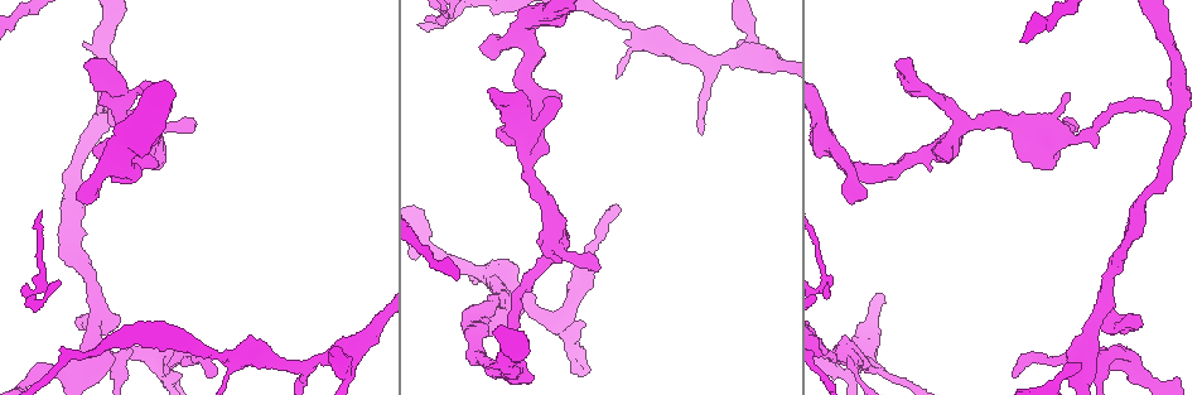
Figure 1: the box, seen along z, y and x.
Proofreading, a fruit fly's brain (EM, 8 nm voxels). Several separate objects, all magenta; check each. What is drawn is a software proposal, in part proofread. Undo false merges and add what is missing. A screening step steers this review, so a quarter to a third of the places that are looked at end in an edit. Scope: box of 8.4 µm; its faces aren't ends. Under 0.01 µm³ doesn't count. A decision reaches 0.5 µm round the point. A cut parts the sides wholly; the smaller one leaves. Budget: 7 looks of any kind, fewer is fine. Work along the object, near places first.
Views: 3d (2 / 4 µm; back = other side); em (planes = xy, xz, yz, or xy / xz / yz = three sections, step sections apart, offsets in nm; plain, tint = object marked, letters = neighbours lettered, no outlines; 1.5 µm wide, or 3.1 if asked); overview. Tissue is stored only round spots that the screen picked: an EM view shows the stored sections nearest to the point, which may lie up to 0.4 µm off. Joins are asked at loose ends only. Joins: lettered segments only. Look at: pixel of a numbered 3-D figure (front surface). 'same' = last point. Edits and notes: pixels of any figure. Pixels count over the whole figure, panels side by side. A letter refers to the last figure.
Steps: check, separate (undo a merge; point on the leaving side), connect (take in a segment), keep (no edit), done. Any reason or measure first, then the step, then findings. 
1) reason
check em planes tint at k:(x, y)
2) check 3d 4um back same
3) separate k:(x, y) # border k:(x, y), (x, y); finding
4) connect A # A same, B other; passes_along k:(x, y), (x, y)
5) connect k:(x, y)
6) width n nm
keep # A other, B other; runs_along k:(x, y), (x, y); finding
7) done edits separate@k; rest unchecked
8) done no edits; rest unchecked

three-way junction
check 3d 4um at 1:(312, 363)

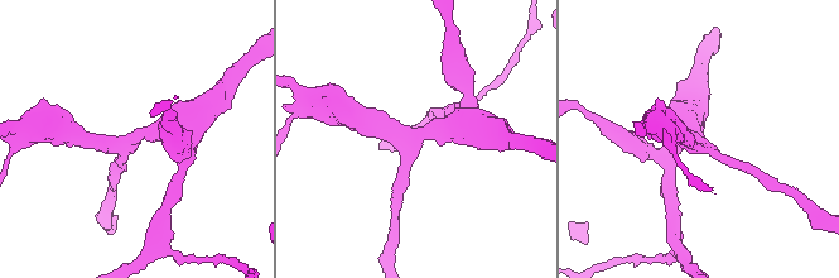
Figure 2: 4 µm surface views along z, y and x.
arms 3
check em planes letters at 2:(695, 138)

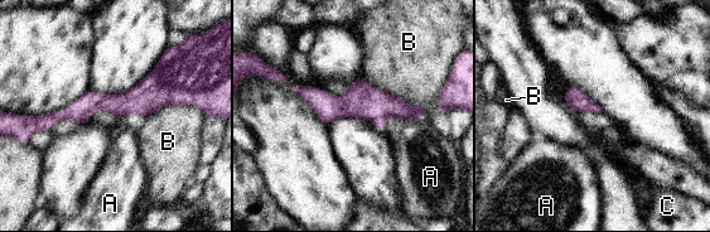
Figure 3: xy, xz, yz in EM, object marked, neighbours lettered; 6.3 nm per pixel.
keep # A other, B other, C other; runs_along 3:(186, 100), (88, 102), (37, 122); continuous, no second cell

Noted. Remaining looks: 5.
branch stops here
check em yz step 4 tint at 1:(77, 327)

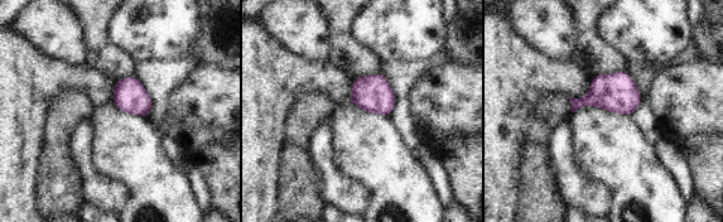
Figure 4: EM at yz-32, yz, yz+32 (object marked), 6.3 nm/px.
check em planes tint same

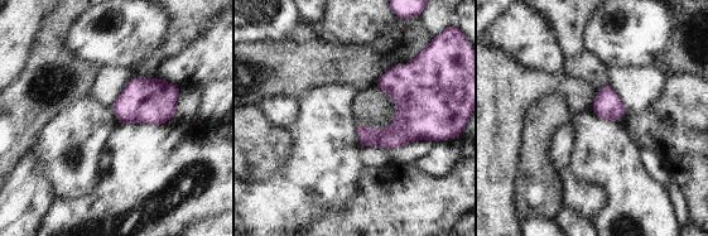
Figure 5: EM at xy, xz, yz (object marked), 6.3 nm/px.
check em planes letters same

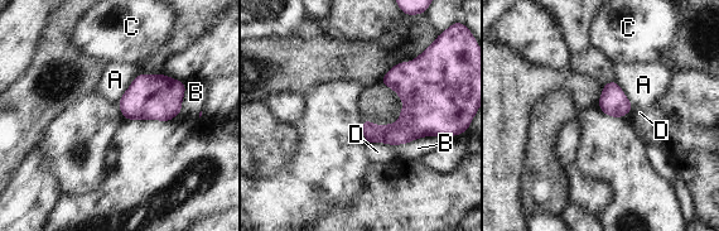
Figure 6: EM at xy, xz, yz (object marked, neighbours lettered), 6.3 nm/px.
keep # A other, B other, C other, D other; border 6:(140, 72), (116, 102); no lettered segment goes on from it

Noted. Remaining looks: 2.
done no edits; rest unchecked

